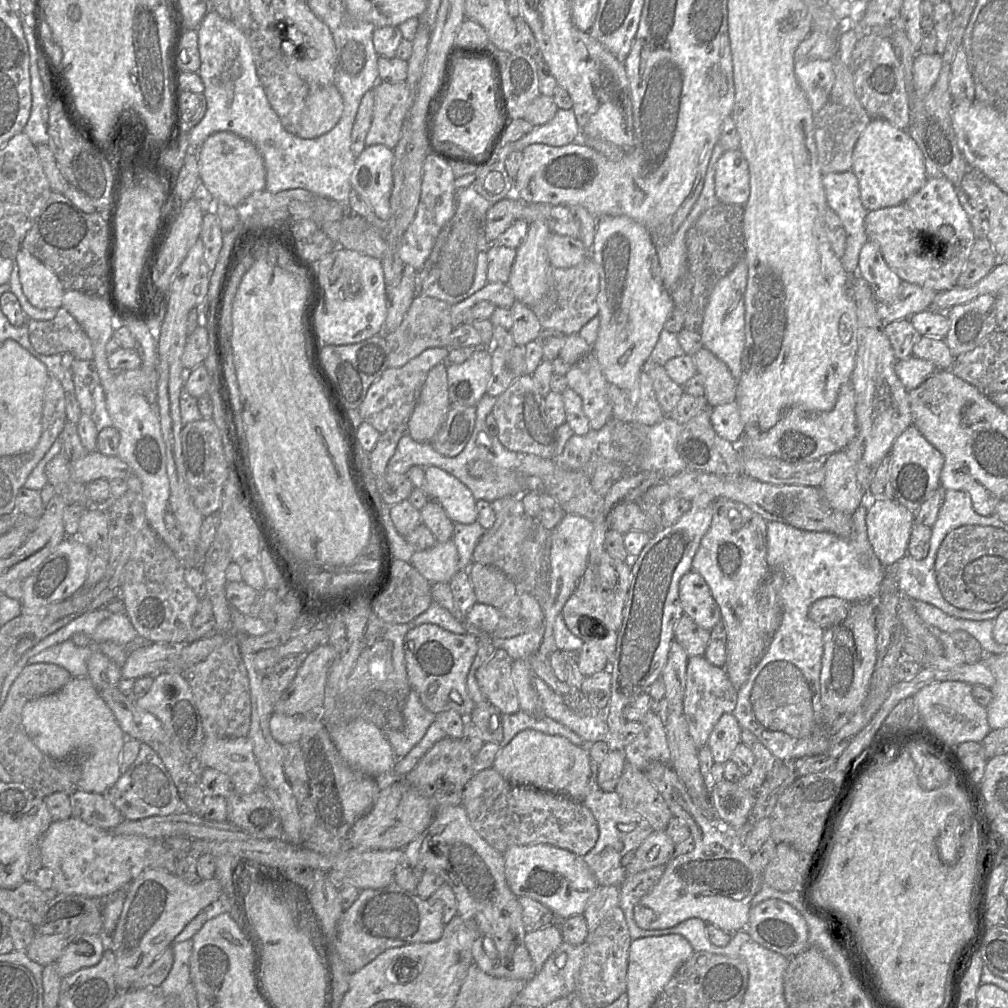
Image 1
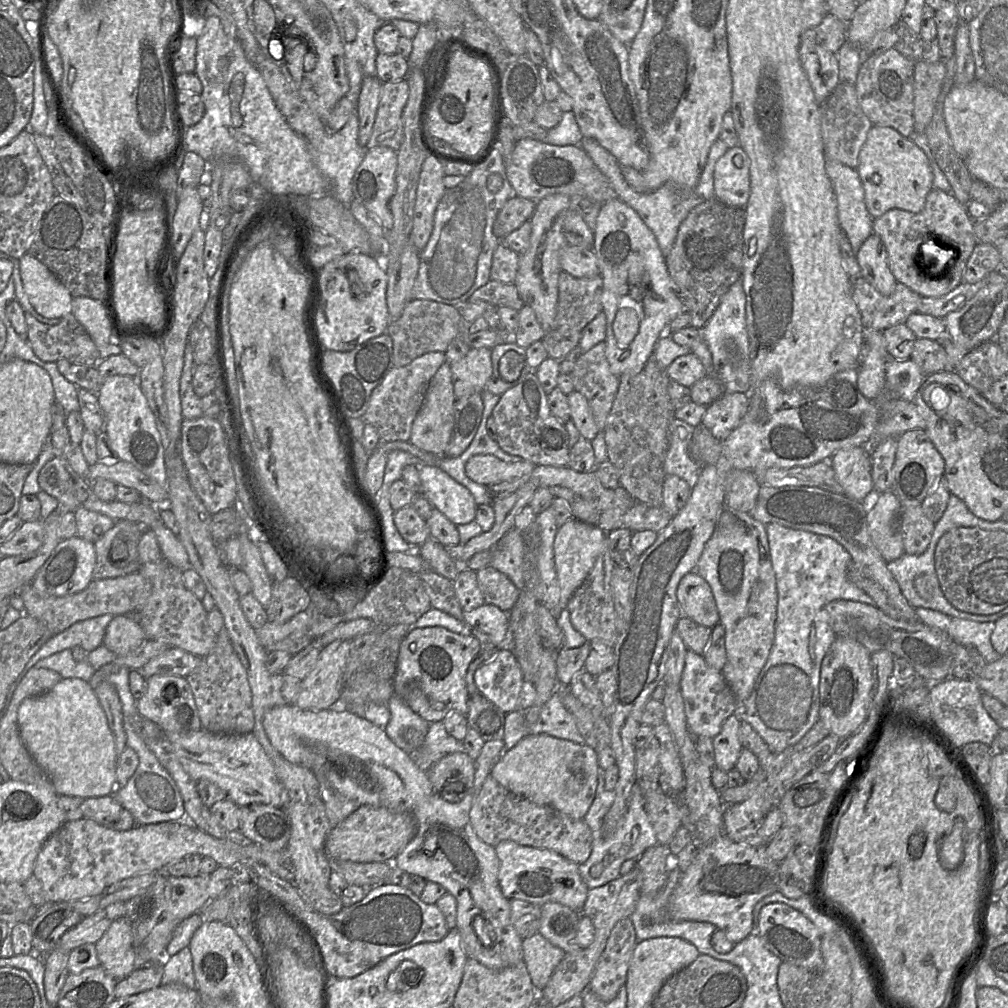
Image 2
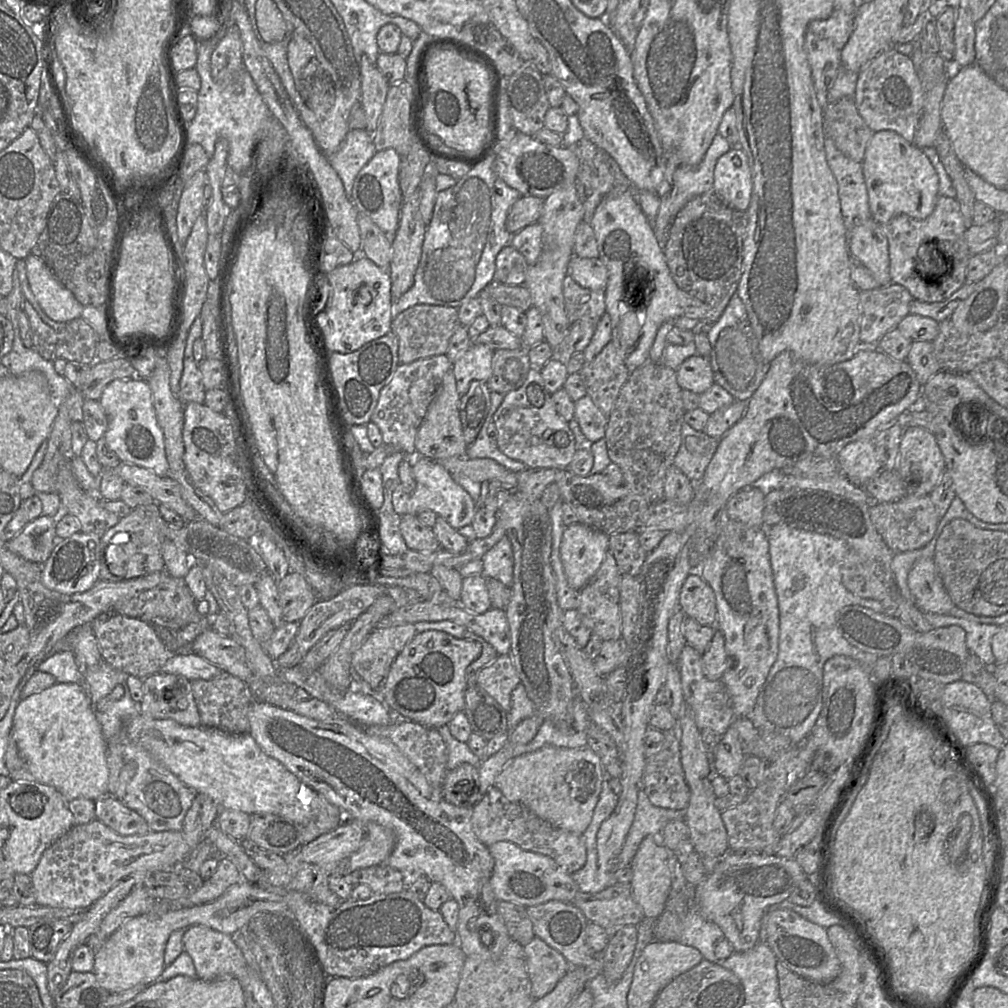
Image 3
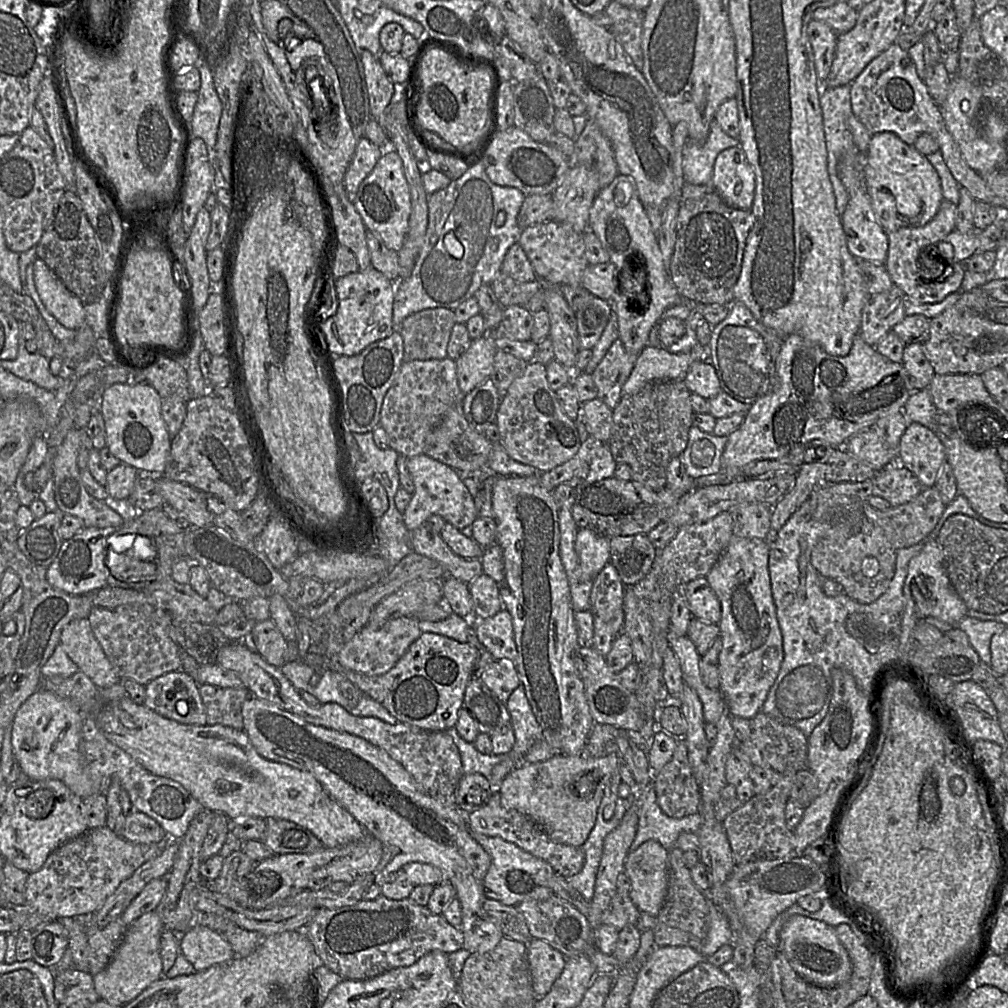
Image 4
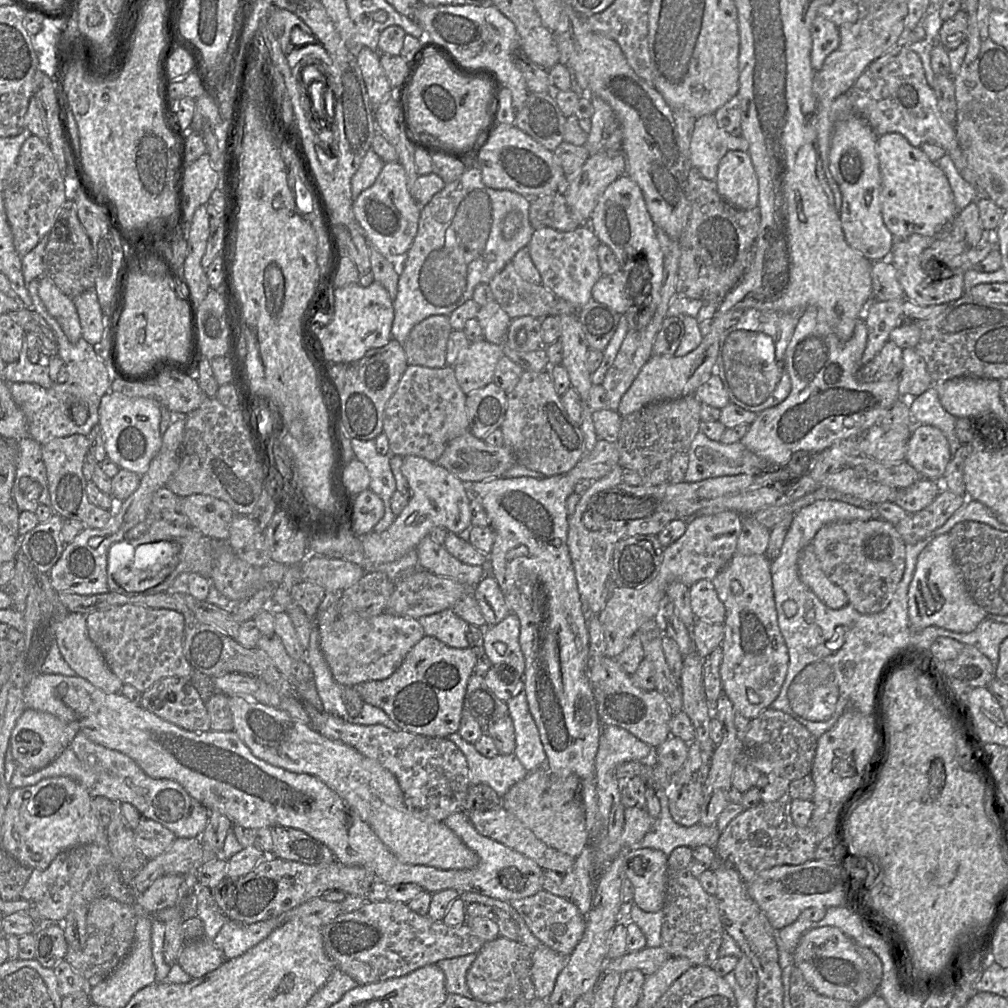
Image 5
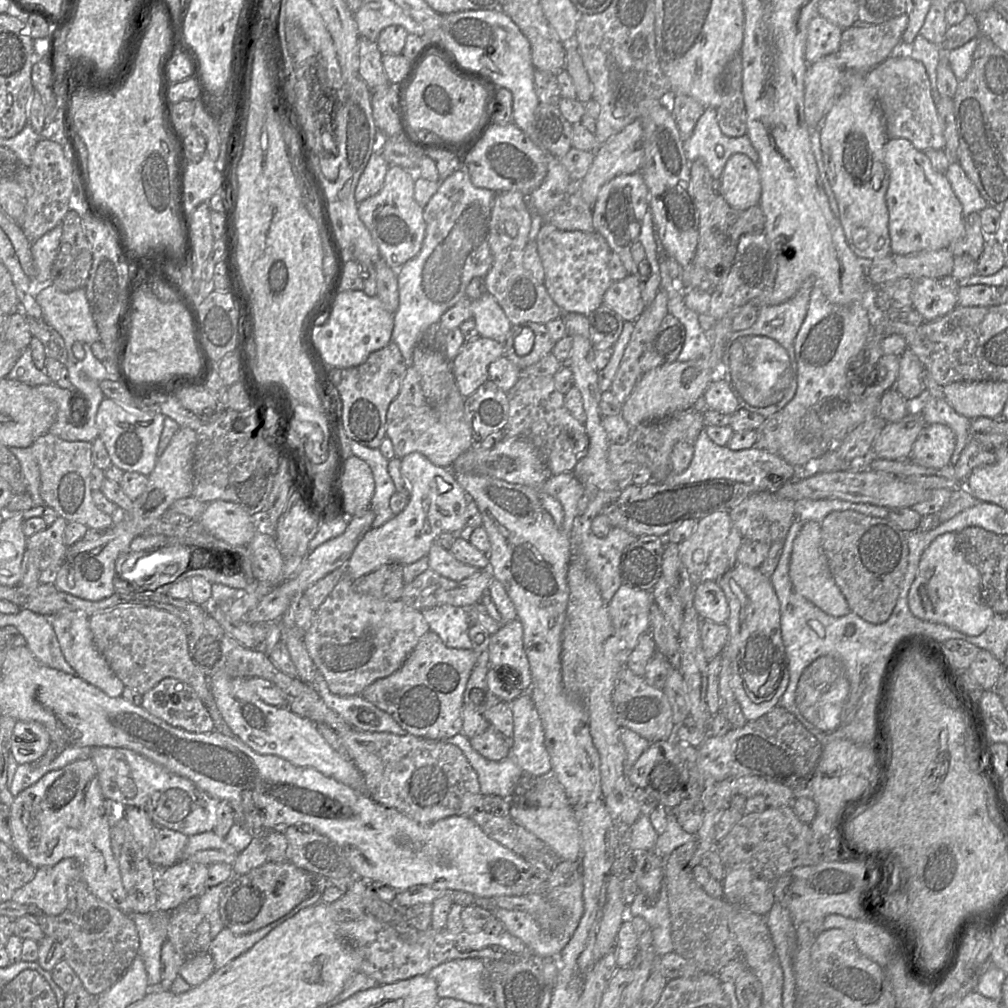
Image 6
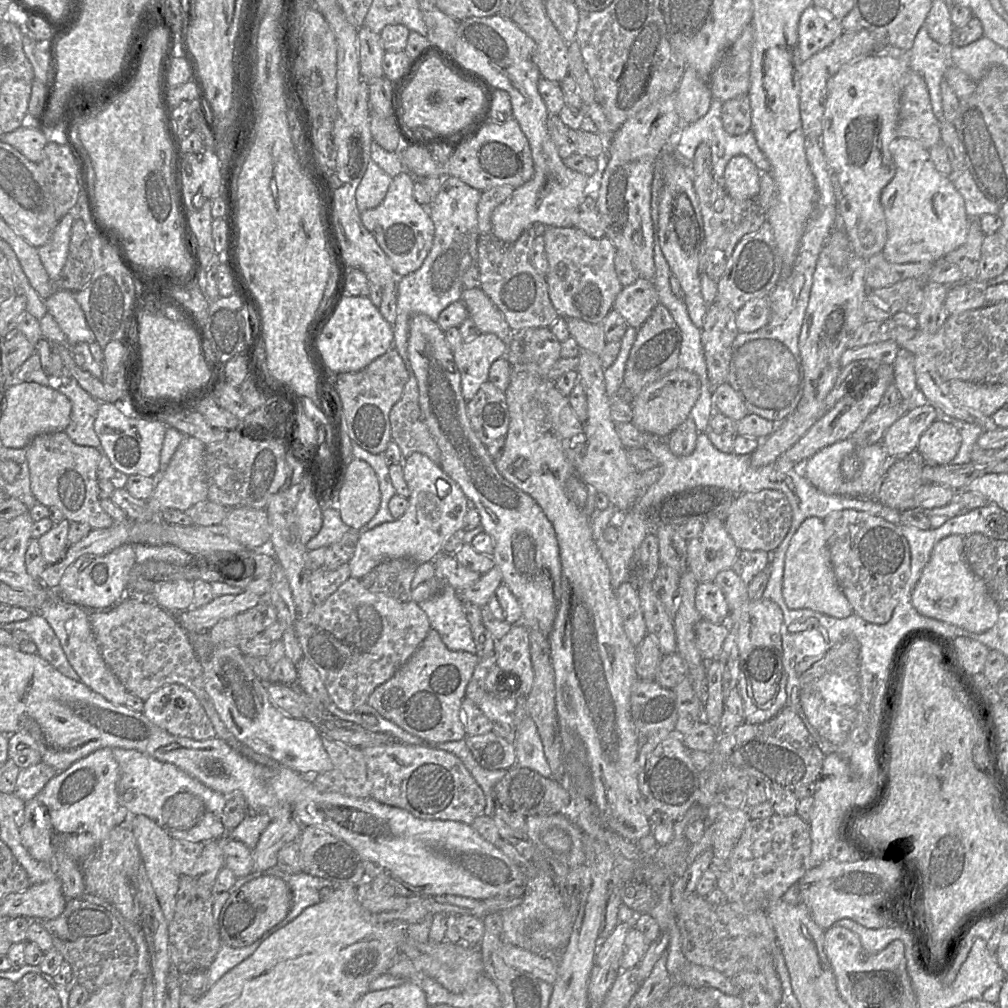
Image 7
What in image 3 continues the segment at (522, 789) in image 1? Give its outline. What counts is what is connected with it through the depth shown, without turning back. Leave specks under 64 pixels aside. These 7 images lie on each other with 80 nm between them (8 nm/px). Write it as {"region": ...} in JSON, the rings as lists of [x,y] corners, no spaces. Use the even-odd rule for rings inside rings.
{"region":[[[495,785],[474,806],[471,826],[476,837],[487,847],[499,841],[512,842],[523,850],[552,858],[569,875],[579,871],[587,861],[583,835],[553,826],[525,806],[509,801]]]}

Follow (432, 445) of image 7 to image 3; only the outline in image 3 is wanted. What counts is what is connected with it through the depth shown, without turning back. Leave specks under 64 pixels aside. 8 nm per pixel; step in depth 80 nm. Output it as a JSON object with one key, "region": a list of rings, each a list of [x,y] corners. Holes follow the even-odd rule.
{"region":[[[446,354],[417,359],[408,364],[399,364],[392,379],[380,391],[375,410],[371,416],[381,431],[384,444],[399,447],[410,454],[416,451],[415,438],[426,415],[427,409],[435,397],[445,373],[452,369],[453,363]]]}

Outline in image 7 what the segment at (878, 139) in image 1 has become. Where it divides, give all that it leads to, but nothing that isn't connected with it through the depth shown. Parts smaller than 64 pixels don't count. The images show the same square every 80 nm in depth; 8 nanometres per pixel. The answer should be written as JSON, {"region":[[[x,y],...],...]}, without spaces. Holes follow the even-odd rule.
{"region":[[[896,137],[890,144],[890,152],[896,167],[896,173],[883,188],[880,196],[887,225],[887,240],[882,254],[887,261],[895,264],[935,263],[958,248],[966,240],[971,218],[966,212],[964,199],[954,186],[951,177],[943,175],[935,168],[929,149],[923,147],[916,140]]]}

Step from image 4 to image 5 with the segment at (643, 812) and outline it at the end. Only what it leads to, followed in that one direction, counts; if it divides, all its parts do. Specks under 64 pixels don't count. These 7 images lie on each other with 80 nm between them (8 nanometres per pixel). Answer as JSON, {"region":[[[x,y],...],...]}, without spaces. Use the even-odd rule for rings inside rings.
{"region":[[[655,784],[655,794],[660,802],[660,814],[653,820],[651,829],[639,842],[639,847],[661,850],[667,856],[679,846],[695,848],[708,845],[715,848],[720,837],[716,825],[704,826],[697,823],[686,827],[676,823],[669,811],[669,802],[663,788]]]}

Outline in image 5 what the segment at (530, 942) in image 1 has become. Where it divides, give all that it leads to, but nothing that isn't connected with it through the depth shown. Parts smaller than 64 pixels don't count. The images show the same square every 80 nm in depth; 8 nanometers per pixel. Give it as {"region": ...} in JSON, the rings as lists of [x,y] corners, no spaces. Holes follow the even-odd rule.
{"region":[[[542,943],[532,951],[531,958],[532,980],[537,998],[546,999],[552,993],[567,957]]]}

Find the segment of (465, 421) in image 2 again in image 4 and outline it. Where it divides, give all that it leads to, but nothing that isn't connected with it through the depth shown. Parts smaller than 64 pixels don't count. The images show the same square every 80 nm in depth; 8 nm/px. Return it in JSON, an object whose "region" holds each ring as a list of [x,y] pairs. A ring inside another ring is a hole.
{"region":[[[488,379],[464,396],[464,417],[477,433],[484,434],[490,424],[496,424],[502,395],[505,394],[501,394]]]}

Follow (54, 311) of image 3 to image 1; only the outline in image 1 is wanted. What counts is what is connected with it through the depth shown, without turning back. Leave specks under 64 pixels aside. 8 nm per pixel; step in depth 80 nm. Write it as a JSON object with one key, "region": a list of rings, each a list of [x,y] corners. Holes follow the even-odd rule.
{"region":[[[22,248],[14,260],[19,267],[22,290],[34,307],[39,309],[62,307],[65,289],[50,268]]]}

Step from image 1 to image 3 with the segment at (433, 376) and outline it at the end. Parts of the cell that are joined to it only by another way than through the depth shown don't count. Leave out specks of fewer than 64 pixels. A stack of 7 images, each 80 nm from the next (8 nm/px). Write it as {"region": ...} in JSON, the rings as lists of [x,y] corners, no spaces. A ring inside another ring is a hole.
{"region":[[[448,370],[443,376],[435,397],[431,401],[426,415],[417,431],[415,449],[429,459],[443,459],[453,456],[461,456],[466,453],[468,444],[463,435],[459,404],[460,398],[453,370]]]}

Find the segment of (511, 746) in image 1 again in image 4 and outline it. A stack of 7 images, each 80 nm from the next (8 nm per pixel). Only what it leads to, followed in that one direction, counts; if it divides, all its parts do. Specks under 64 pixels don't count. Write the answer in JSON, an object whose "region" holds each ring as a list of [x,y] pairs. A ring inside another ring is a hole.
{"region":[[[556,754],[548,760],[536,763],[521,763],[503,779],[499,788],[502,801],[509,807],[530,818],[555,842],[581,847],[595,825],[597,809],[604,795],[605,786],[620,762],[618,755],[603,757],[589,755],[569,756]]]}

